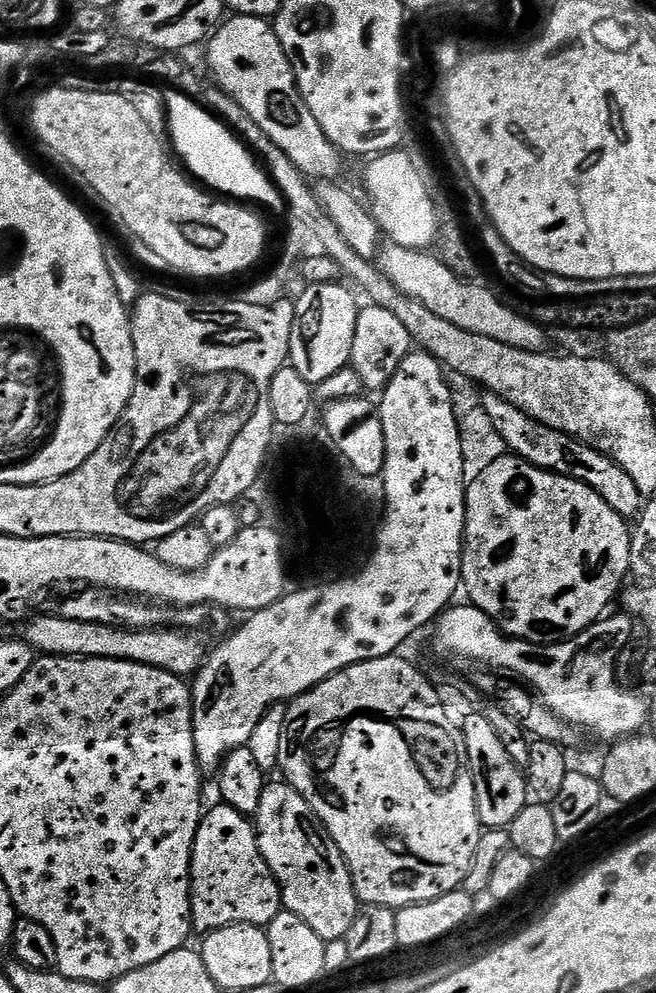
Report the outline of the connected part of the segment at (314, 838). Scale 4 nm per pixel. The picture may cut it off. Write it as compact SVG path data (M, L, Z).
M265 783L262 802L258 802L258 810L254 817L254 827L262 858L266 866L270 866L276 881L280 883L280 898L287 911L298 914L298 918L302 918L302 922L307 922L314 929L314 934L321 936L325 942L345 939L356 917L358 901L344 855L324 831L320 819L308 805L306 798L302 798L302 794L298 794L298 790L294 790L291 784L279 783Z

